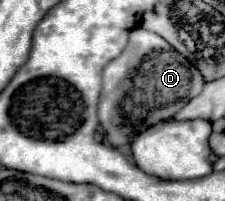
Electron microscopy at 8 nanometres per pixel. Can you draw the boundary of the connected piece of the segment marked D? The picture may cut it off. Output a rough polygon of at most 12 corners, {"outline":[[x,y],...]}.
{"outline":[[143,28],[103,70],[99,122],[123,146],[203,86]]}

